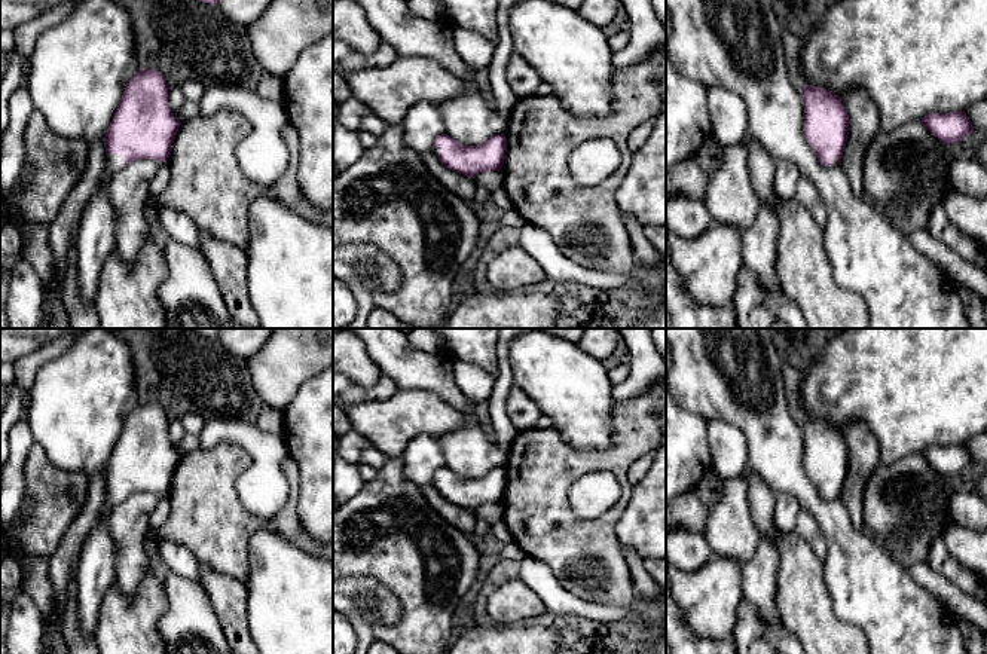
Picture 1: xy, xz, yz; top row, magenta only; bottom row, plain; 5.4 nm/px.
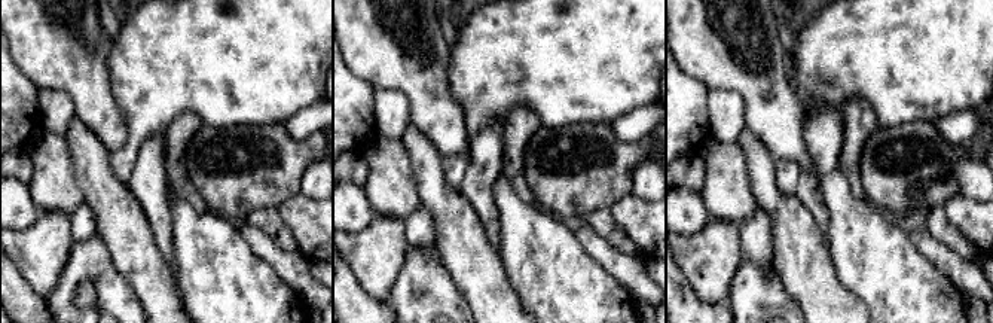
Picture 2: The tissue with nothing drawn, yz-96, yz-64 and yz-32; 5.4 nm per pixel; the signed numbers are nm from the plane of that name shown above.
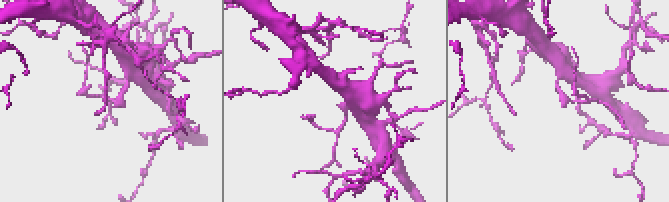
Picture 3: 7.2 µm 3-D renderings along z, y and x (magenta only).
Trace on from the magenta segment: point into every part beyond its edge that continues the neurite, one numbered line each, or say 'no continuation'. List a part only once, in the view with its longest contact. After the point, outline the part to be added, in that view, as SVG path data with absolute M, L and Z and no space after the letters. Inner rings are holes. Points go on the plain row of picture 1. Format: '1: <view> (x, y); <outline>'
1: xy (95, 572); M107 488L106 505L98 525L86 537L77 566L77 608L79 627L85 636L94 638L98 614L106 592L113 586L116 565L116 544L109 532L111 510L123 501L123 489Z

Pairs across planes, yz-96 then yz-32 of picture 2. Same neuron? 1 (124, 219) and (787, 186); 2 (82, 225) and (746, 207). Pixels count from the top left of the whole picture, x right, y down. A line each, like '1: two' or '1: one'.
1: two
2: two

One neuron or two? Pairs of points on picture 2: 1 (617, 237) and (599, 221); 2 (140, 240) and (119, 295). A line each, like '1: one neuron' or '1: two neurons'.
1: one neuron
2: two neurons

